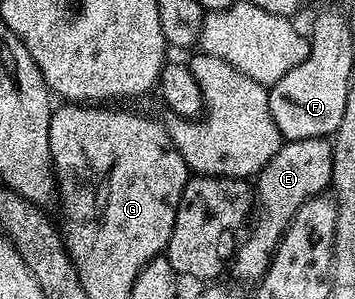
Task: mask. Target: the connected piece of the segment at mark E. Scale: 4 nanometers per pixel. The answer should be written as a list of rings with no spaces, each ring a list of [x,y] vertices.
[[[324,137],[285,141],[281,150],[255,178],[255,208],[251,224],[233,254],[231,273],[241,281],[256,283],[264,277],[289,221],[311,198],[324,194],[333,183],[333,142]]]

